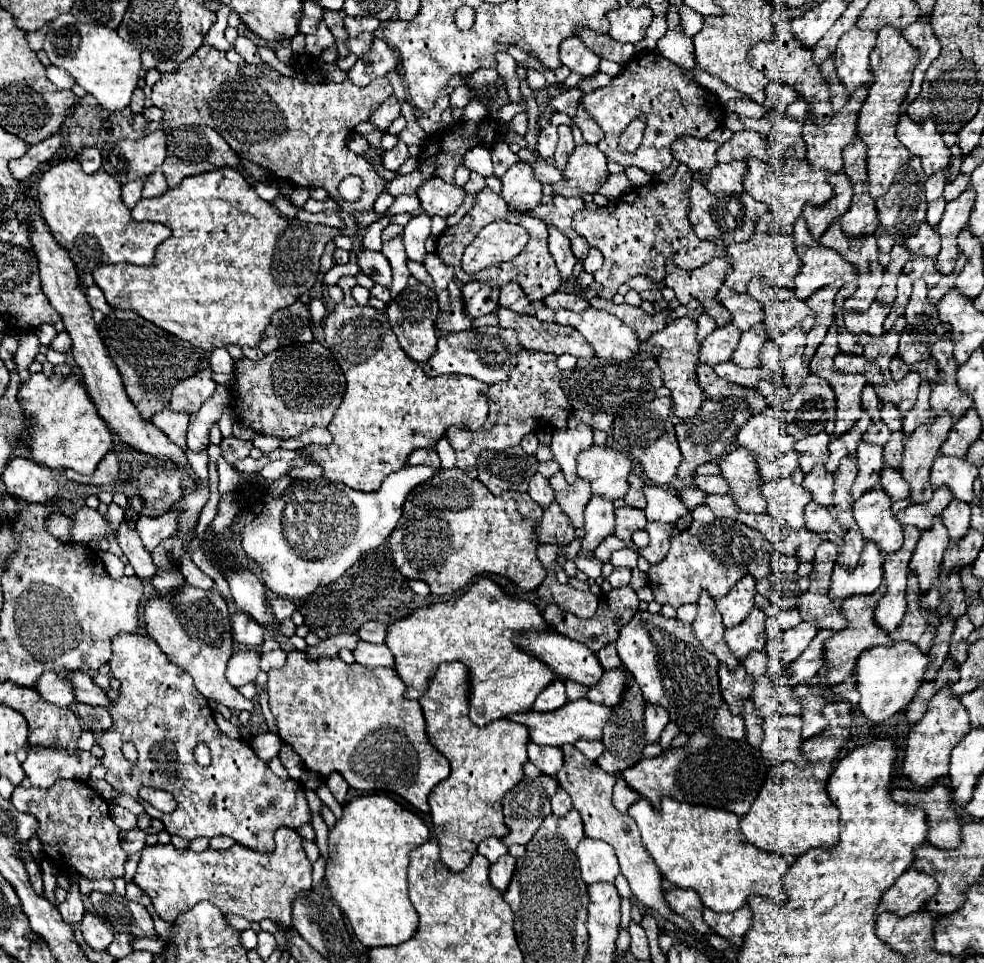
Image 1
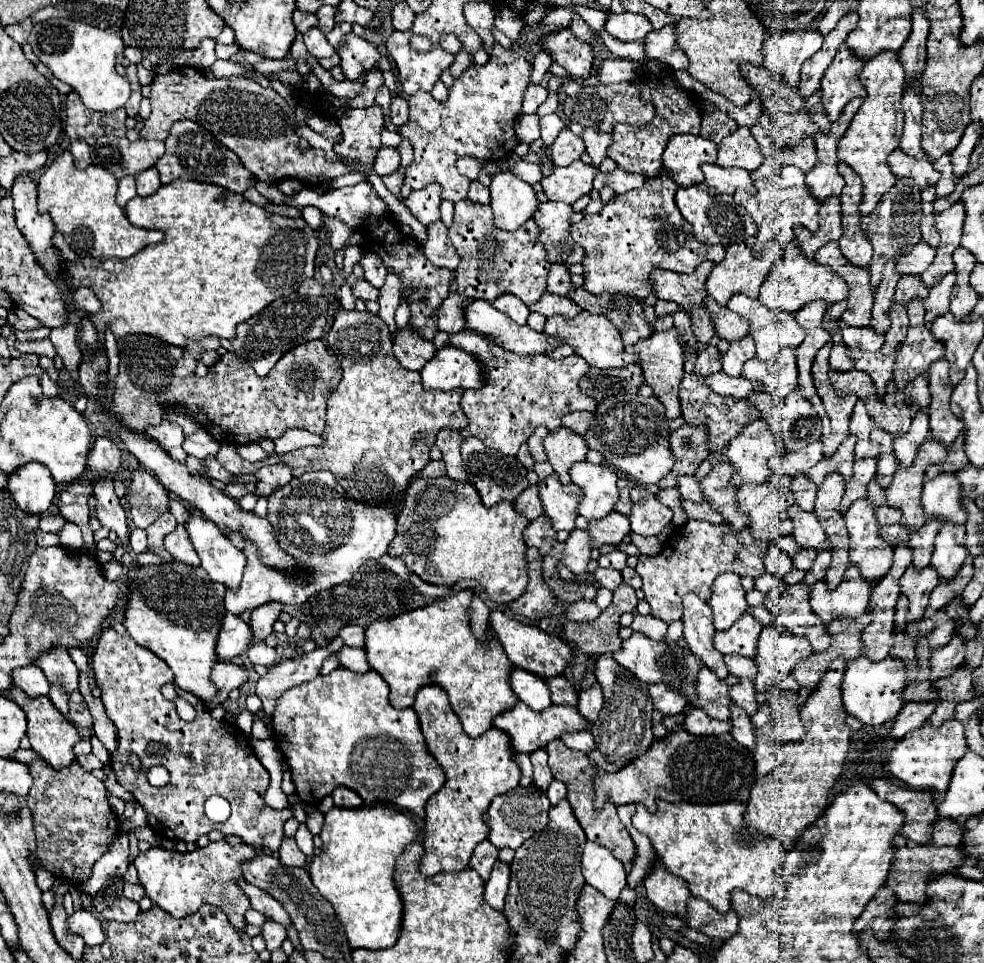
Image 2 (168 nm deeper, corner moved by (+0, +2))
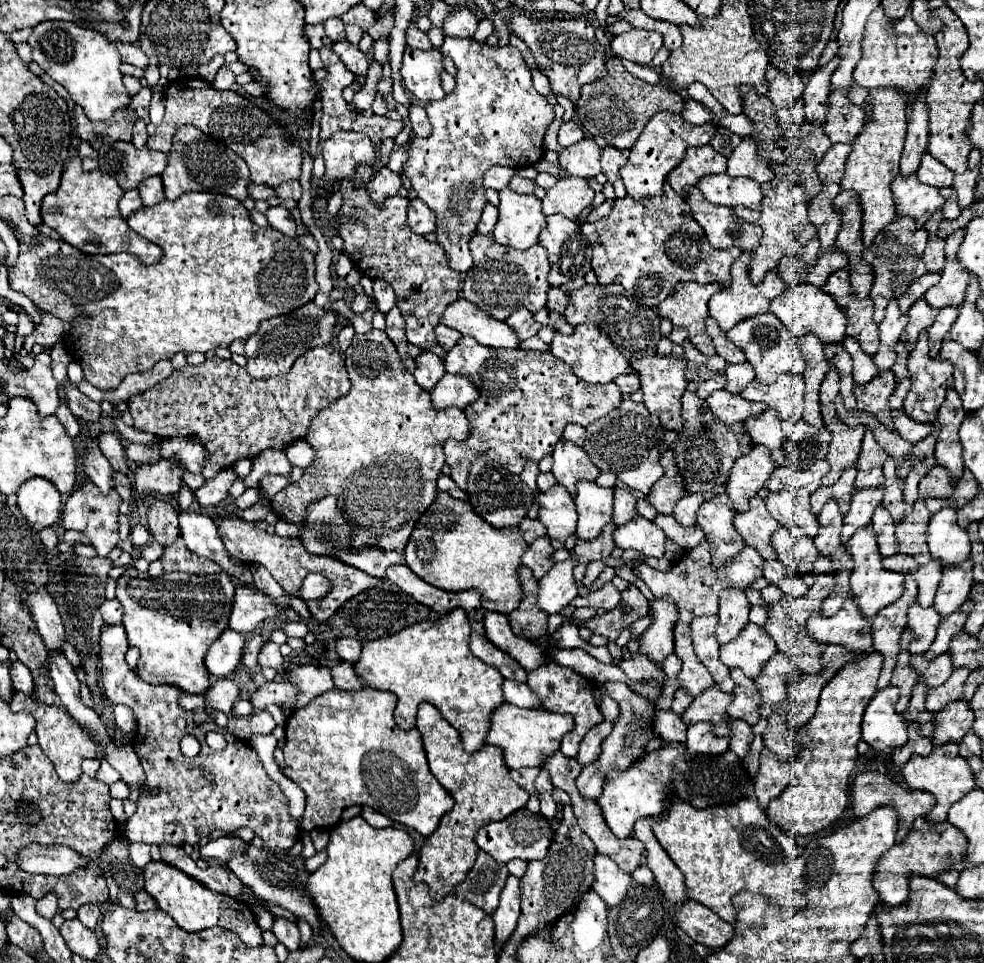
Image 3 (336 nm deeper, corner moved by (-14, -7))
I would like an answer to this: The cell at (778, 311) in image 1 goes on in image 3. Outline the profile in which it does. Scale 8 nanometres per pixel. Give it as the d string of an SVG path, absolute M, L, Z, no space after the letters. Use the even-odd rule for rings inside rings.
M765 312L765 314L759 314L759 316L753 316L753 318L739 322L733 330L727 332L727 340L735 342L737 348L741 348L741 352L745 354L745 360L753 366L755 378L761 384L771 384L781 374L799 370L795 364L795 360L801 360L797 338L793 338L787 332L787 328L783 328L783 324L779 324L775 314L771 314L771 312Z

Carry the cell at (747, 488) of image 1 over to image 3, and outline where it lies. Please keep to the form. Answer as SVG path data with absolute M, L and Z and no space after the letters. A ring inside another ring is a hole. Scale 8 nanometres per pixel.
M725 494L703 502L697 510L695 526L705 532L705 540L711 544L711 566L717 568L725 560L733 558L745 544L733 528L735 510Z

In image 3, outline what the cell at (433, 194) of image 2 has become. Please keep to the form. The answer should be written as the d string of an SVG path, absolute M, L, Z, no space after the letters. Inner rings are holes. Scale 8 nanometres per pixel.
M419 198L411 200L409 204L409 226L415 234L429 234L435 232L435 212Z

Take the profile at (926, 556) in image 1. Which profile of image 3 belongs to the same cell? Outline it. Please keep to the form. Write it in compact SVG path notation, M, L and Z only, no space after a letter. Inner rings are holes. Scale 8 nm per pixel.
M917 602L909 608L907 616L907 628L913 632L911 634L911 644L909 644L909 654L925 654L929 646L935 640L935 632L939 626L941 618L937 610L931 608L921 608Z

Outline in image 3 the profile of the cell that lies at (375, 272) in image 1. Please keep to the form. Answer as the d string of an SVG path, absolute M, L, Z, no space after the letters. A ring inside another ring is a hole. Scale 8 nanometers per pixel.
M375 280L373 290L375 290L373 298L377 302L377 310L387 314L395 306L395 292L393 292L393 288L385 280Z

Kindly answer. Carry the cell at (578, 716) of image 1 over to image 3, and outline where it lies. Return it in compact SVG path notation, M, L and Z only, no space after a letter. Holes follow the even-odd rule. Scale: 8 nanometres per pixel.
M503 702L491 714L485 744L493 744L503 750L503 764L507 764L507 768L539 766L547 756L559 750L561 738L569 730L573 730L573 718L567 714L555 714L547 710L527 710Z

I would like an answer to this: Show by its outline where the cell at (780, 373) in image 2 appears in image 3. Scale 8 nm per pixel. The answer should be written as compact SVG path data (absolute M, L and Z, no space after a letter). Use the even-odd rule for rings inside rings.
M783 374L773 384L757 384L753 380L739 394L747 402L763 402L769 408L777 410L781 420L799 420L803 412L803 392L805 380L799 374Z

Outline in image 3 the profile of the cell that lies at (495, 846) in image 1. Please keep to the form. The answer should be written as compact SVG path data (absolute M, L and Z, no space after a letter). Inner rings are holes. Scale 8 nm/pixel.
M481 850L467 878L455 886L453 894L463 896L471 904L483 908L487 914L493 914L499 904L499 894L507 876L507 866Z

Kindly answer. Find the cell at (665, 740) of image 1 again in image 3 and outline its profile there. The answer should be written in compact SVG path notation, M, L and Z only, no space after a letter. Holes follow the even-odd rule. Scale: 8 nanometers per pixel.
M675 692L675 694L673 694L671 710L673 710L675 714L683 714L685 708L687 708L687 704L691 704L691 702L693 702L693 696L685 696L685 692Z

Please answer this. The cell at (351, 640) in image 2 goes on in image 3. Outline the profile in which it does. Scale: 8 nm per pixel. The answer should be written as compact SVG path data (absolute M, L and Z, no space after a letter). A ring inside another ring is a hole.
M339 638L335 650L337 650L341 660L355 662L359 658L359 654L361 654L361 642L357 642L355 638Z

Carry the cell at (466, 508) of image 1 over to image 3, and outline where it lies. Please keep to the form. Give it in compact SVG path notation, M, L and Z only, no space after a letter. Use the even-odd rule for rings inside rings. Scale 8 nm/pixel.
M439 492L435 502L429 506L429 510L419 518L409 544L405 548L405 562L407 566L427 584L445 590L445 592L463 592L463 590L479 590L481 592L481 606L483 610L491 610L491 612L499 612L499 614L509 614L519 606L521 600L521 588L519 588L519 580L517 580L517 568L521 564L521 556L527 550L527 544L523 540L521 530L515 528L491 528L489 524L485 524L485 520L481 520L469 502L463 500L455 500L445 492Z

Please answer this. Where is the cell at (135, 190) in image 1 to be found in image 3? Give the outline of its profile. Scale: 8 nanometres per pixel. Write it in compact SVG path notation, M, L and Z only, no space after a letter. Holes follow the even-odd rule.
M127 190L121 200L119 200L119 212L123 218L127 218L131 212L139 210L143 204L141 204L141 198L139 198L139 192L137 190Z

